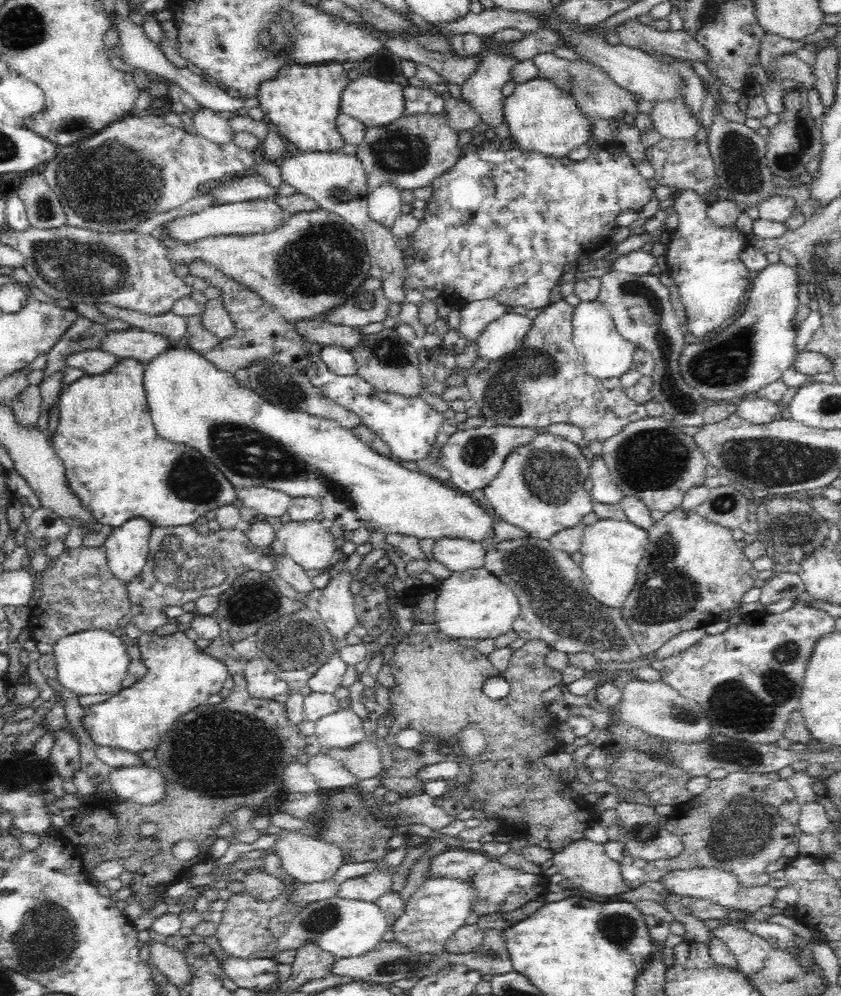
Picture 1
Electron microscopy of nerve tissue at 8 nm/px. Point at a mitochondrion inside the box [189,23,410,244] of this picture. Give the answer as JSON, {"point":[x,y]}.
{"point":[340,194]}

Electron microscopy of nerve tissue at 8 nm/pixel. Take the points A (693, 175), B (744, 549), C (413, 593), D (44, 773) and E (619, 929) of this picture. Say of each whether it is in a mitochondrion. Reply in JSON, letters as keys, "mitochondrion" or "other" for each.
{"A":"other","B":"other","C":"other","D":"other","E":"mitochondrion"}

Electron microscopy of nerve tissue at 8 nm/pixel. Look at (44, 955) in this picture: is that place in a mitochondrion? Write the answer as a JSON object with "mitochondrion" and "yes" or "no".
{"mitochondrion":"yes"}

